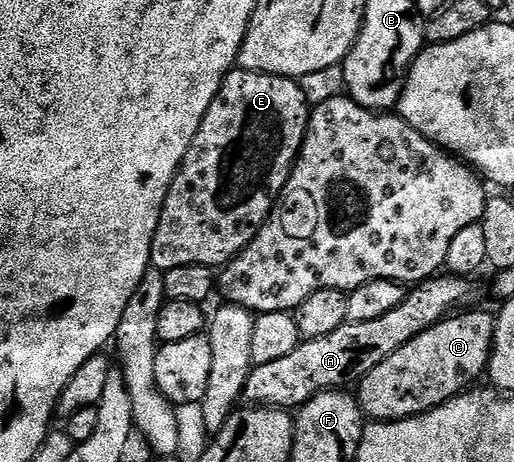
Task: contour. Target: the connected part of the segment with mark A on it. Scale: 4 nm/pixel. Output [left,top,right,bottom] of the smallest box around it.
[243,276,472,411]

